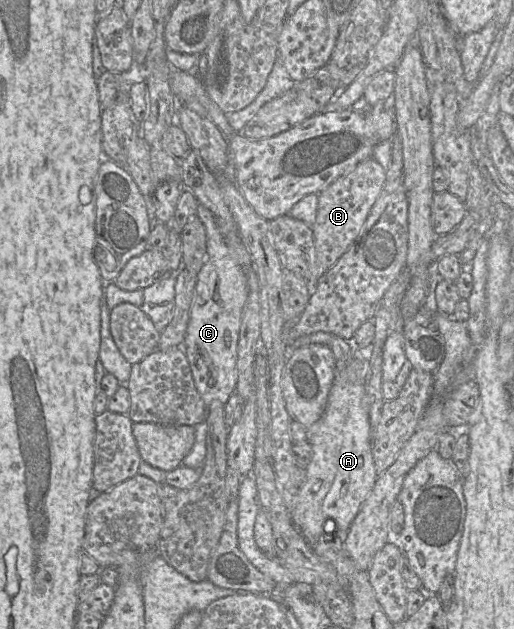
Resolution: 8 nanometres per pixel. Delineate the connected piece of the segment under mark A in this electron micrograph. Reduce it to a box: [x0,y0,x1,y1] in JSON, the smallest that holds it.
[291,348,378,545]

